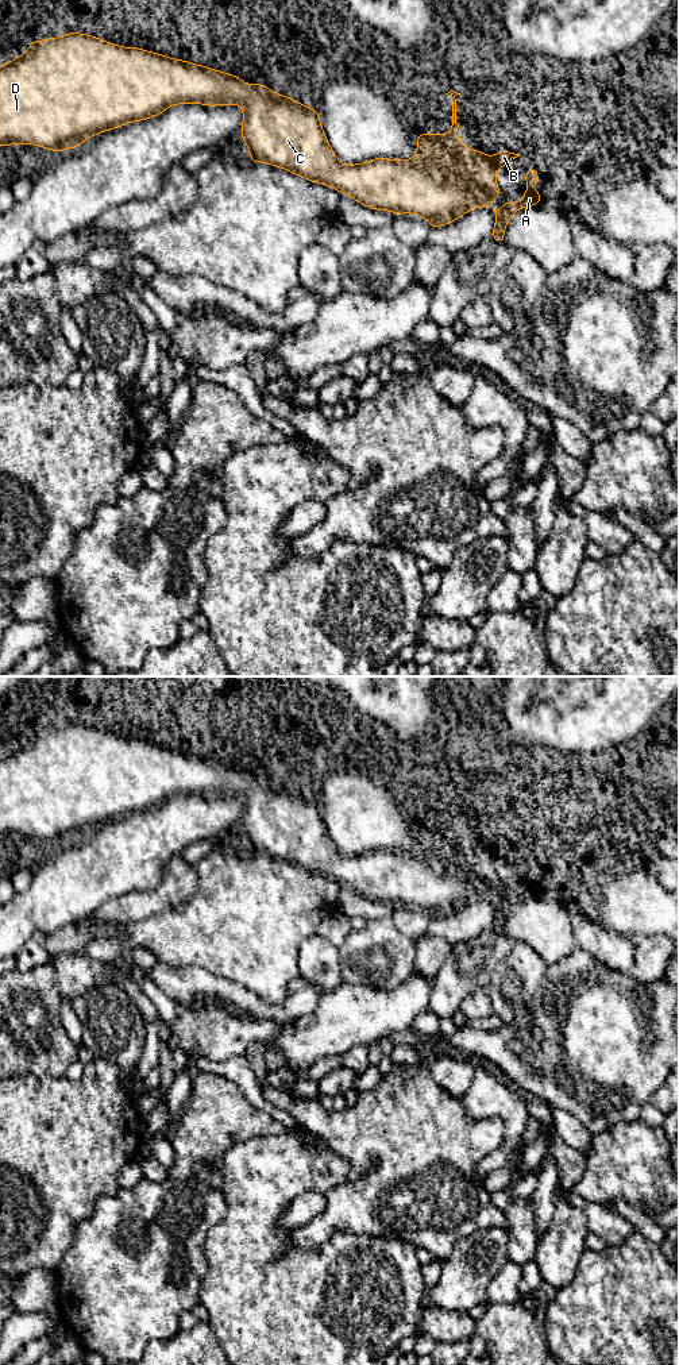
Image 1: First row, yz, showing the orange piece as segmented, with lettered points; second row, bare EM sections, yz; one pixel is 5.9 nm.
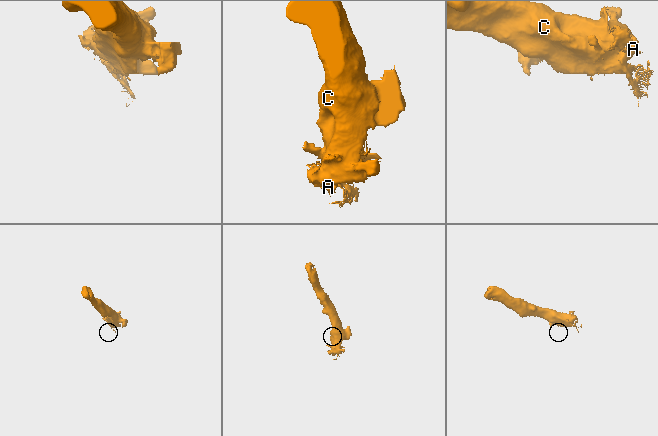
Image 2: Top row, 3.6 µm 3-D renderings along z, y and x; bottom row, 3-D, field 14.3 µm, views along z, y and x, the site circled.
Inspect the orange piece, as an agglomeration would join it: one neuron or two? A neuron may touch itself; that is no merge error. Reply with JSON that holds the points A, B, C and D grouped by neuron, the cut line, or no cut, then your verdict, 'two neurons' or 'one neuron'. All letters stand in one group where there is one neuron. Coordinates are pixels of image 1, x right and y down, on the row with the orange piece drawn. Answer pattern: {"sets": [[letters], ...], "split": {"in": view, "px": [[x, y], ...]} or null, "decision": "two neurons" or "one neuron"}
{"sets": [["A", "C", "D"], ["B"]], "split": {"in": "yz", "px": [[465, 149], [482, 158], [485, 181], [481, 186], [493, 199]]}, "decision": "two neurons"}

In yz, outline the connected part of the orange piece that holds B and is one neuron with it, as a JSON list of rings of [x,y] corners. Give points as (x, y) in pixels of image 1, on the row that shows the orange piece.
[[[466,149],[467,153],[472,155],[481,155],[483,158],[483,169],[486,171],[486,182],[482,184],[482,189],[490,194],[490,197],[498,197],[501,194],[501,189],[495,182],[495,169],[505,167],[509,161],[520,157],[518,154],[509,153],[506,150],[498,151],[494,157],[489,157],[482,151],[474,149]]]

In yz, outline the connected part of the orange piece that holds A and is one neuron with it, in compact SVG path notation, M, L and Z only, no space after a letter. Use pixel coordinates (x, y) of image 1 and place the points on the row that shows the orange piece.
M529 167L524 178L526 181L528 188L521 201L516 201L513 204L510 203L501 204L499 213L495 211L495 208L493 208L497 219L491 236L497 243L505 243L504 232L512 215L514 215L520 208L528 208L540 204L543 200L543 196L532 188L532 185L537 184L539 181L539 171L535 167Z

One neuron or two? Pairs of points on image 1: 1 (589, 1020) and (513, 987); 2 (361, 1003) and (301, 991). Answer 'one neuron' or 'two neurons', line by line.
1: two neurons
2: two neurons

